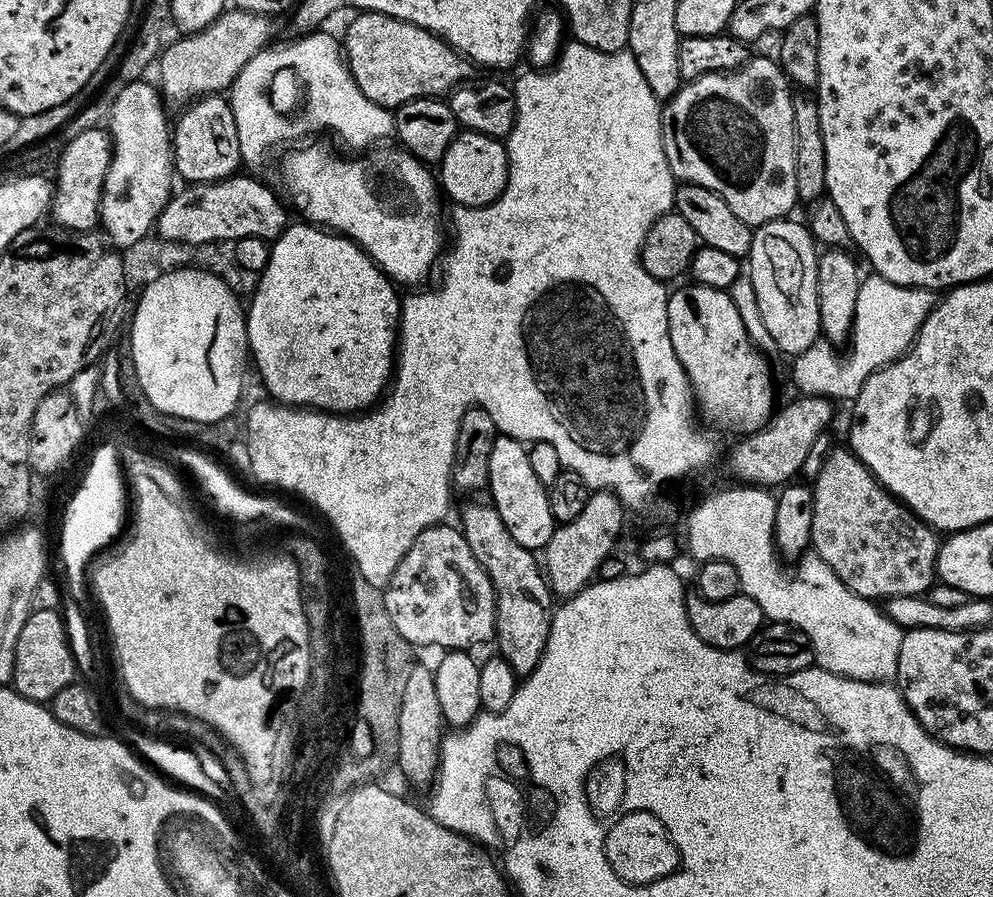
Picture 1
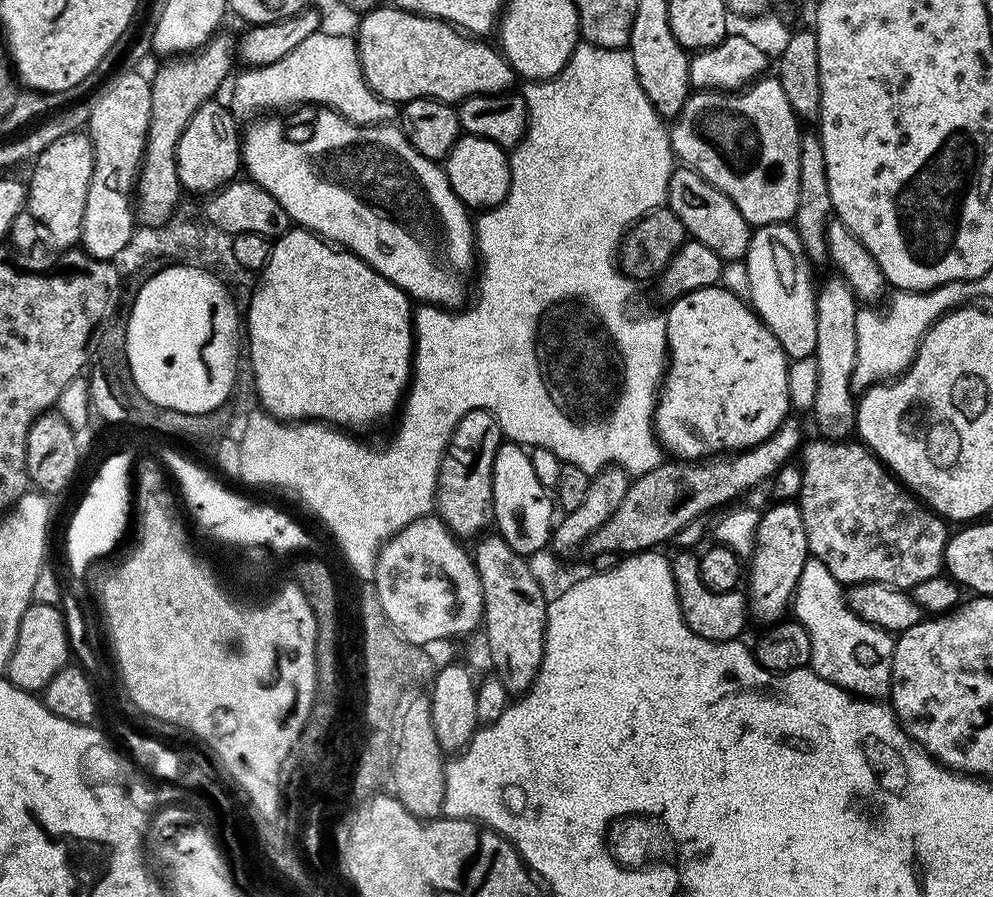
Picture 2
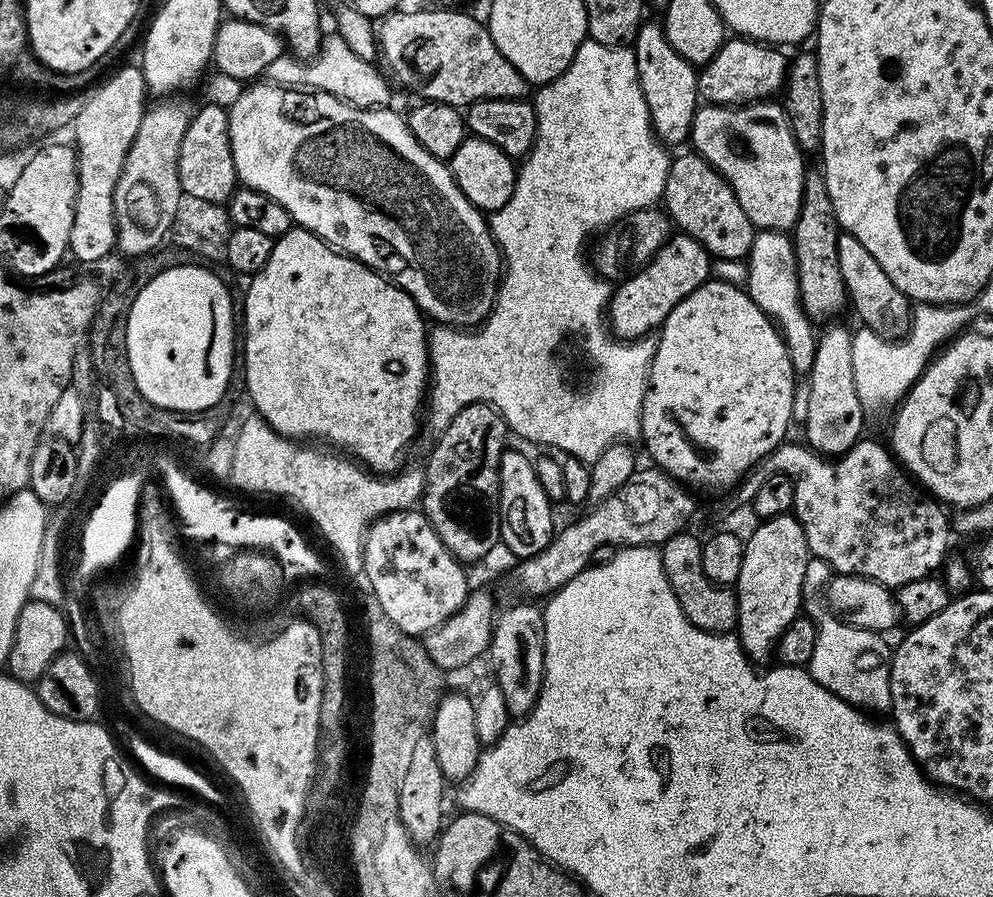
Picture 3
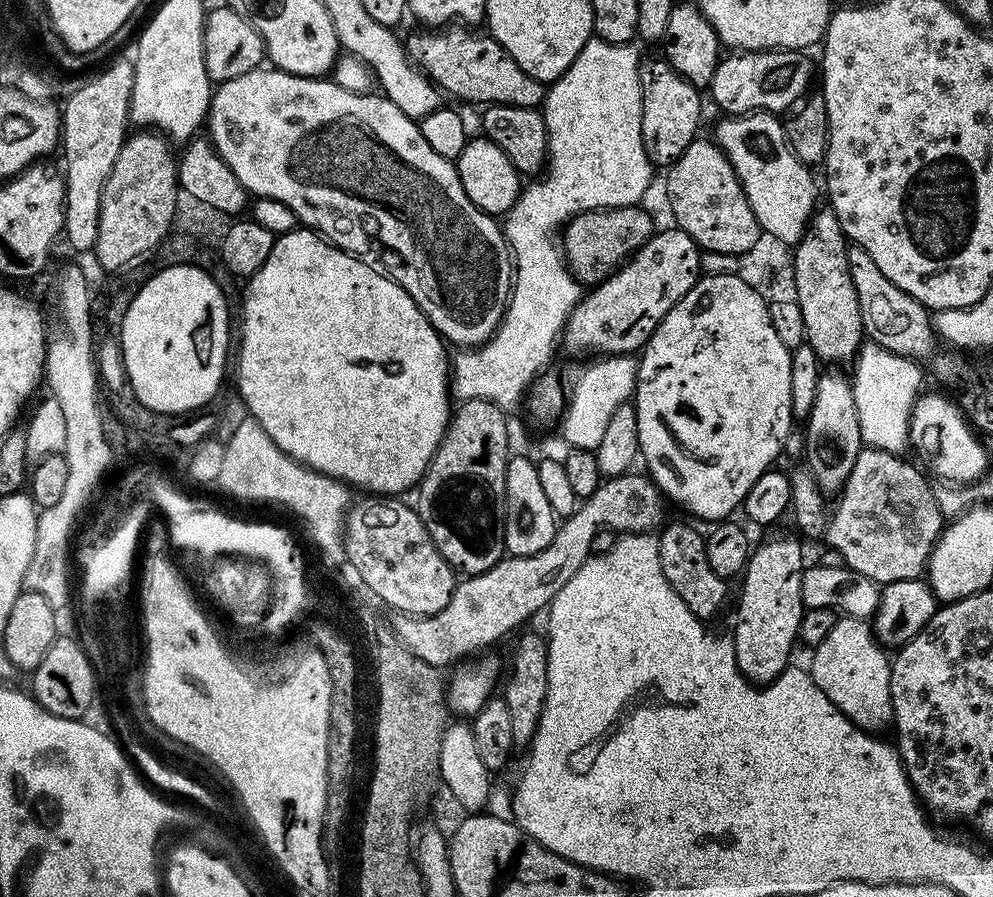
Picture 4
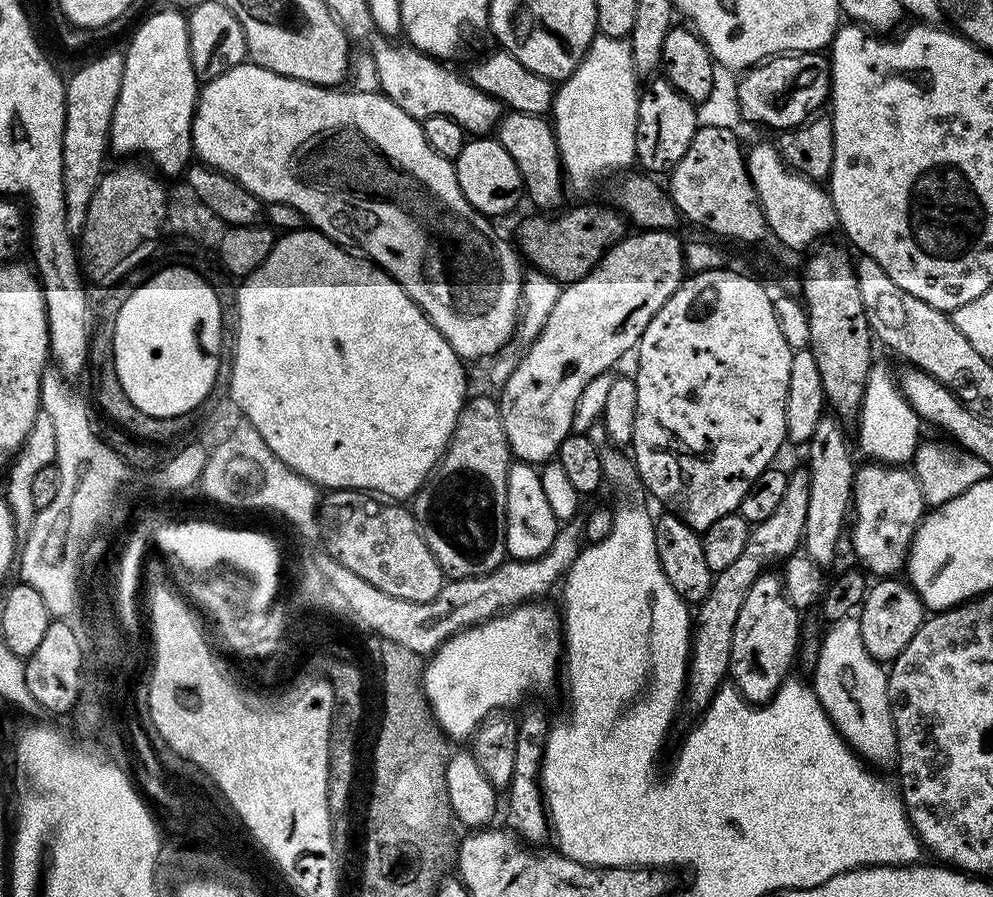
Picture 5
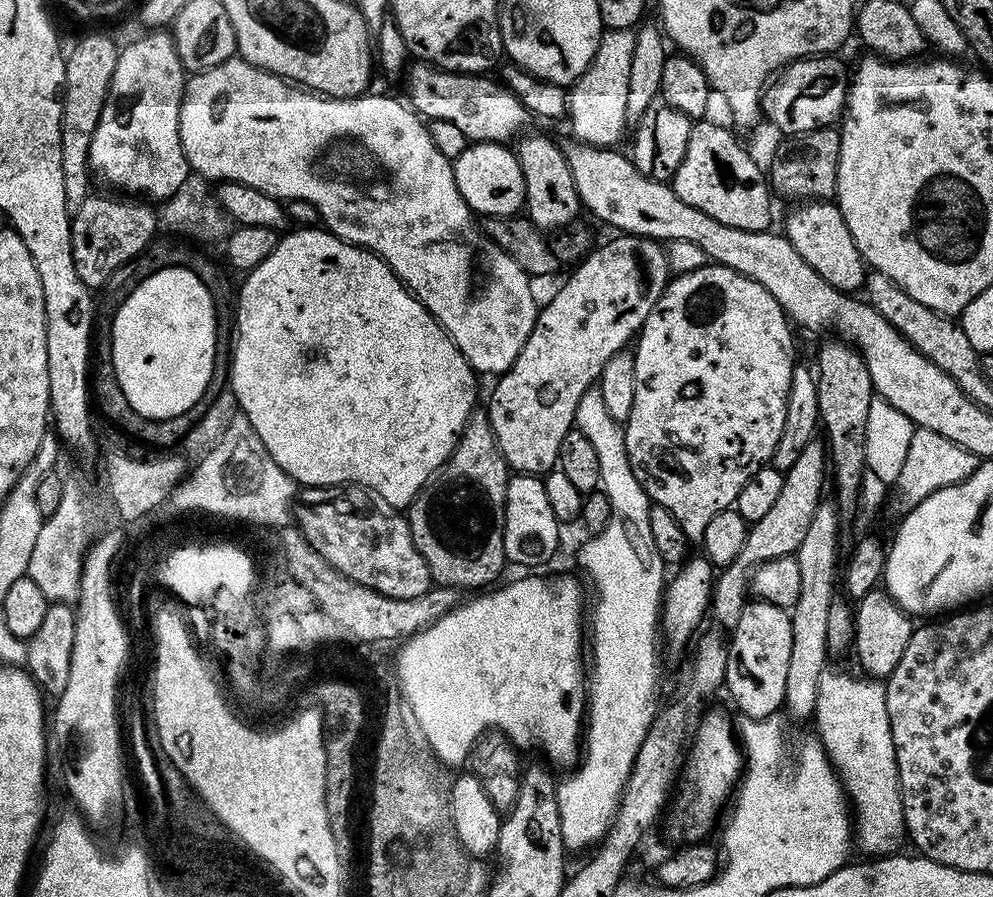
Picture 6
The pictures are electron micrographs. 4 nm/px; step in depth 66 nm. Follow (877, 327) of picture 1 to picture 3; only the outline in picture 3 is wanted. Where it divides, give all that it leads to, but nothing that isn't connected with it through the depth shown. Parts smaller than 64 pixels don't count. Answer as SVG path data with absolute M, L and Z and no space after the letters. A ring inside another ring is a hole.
M917 303L912 309L912 323L908 333L899 340L886 340L874 330L860 326L852 337L854 354L854 382L858 398L865 410L899 405L912 384L924 373L928 361L953 336L969 327L968 312L964 306L941 306ZM892 404L892 405L891 405Z

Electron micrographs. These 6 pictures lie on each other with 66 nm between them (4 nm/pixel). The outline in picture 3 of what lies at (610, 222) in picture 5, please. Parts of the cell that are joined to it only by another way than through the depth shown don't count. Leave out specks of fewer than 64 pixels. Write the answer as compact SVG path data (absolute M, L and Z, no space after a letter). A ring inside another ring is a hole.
M659 207L639 208L627 212L599 237L596 249L591 249L590 263L597 276L609 282L627 280L654 259L663 244L673 235L674 225L667 213Z

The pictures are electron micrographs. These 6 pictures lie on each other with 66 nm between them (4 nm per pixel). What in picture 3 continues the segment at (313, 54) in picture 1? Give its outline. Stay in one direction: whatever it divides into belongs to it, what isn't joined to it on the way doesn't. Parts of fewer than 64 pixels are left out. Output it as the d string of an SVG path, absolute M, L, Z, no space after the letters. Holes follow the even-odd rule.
M332 34L329 40L327 37L321 43L320 51L307 63L296 58L278 59L268 67L267 75L281 86L307 85L309 89L329 92L359 108L386 108L393 103L393 85L389 77L376 66L373 61L358 58L358 54L354 54L354 50L350 50L350 46L346 46L338 34Z

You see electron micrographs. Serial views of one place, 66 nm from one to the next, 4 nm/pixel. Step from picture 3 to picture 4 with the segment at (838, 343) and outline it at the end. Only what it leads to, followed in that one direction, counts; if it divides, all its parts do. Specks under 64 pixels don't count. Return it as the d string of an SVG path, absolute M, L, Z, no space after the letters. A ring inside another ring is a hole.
M828 370L818 382L818 395L814 398L814 410L810 410L806 421L808 429L804 432L804 448L808 451L806 468L821 493L839 494L844 483L850 478L850 472L858 454L865 447L858 422L858 406L854 406L854 394L849 377L839 376L839 371Z

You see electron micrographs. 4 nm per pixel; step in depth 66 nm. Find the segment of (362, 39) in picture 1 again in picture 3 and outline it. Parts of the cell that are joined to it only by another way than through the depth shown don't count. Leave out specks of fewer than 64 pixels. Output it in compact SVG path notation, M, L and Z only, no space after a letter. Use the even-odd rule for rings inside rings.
M432 8L429 12L404 11L391 12L378 24L378 52L382 60L384 56L383 67L397 85L400 83L402 87L417 92L424 100L442 102L461 110L486 98L522 100L529 95L528 80L522 78L522 74L518 74L518 70L514 70L506 58L502 58L502 50L494 46L494 38L490 38L487 23L483 19L475 20L468 12L451 12L448 8Z

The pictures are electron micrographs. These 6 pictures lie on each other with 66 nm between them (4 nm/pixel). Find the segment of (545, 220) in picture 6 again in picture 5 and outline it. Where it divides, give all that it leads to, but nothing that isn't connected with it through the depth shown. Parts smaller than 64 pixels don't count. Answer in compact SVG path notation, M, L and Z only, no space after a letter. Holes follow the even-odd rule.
M508 110L501 115L494 129L494 139L502 146L502 150L506 150L506 154L510 154L510 158L514 158L514 166L518 166L527 199L529 196L536 207L533 209L559 209L563 205L560 203L564 200L566 177L564 163L560 161L555 127L545 117Z

